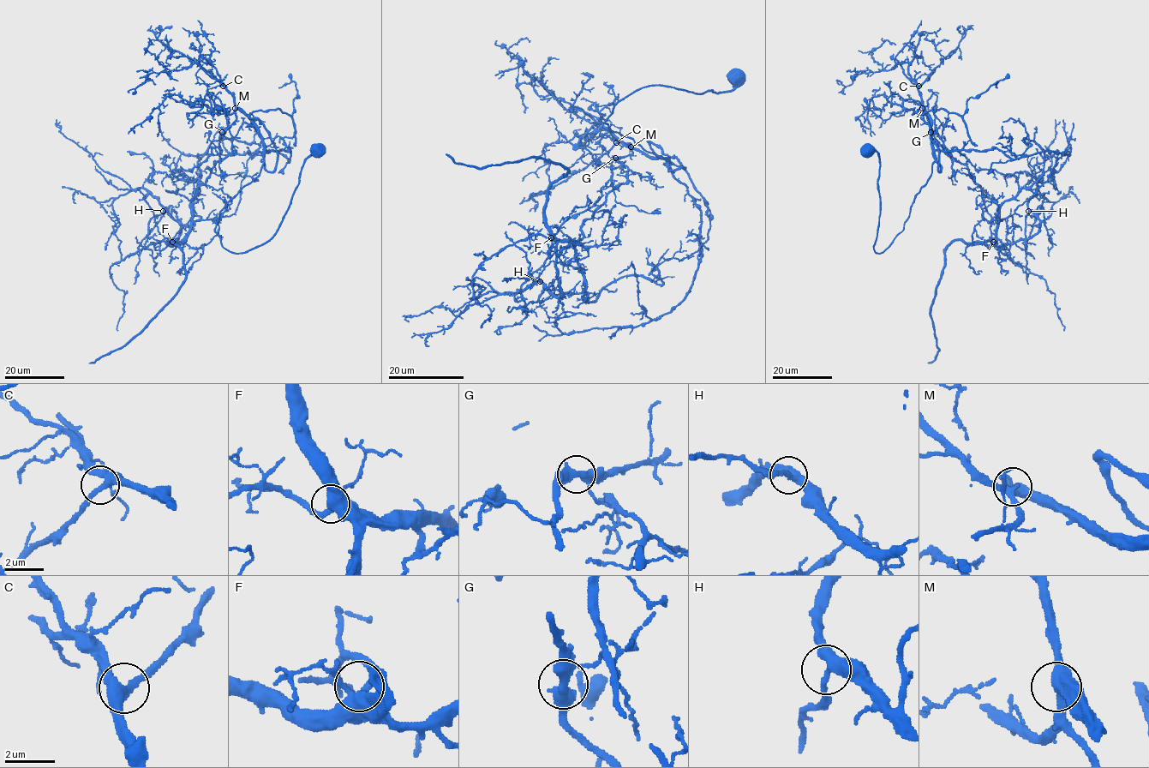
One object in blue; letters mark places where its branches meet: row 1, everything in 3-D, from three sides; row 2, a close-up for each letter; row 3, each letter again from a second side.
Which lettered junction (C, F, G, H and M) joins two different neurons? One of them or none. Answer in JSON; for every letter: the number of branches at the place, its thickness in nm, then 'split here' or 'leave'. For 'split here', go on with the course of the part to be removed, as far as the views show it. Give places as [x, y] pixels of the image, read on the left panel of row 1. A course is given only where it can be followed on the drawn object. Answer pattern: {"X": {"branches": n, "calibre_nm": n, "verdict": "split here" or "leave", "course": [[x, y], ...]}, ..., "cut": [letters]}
{"C": {"branches": 3, "calibre_nm": 340, "verdict": "leave"}, "F": {"branches": 3, "calibre_nm": 360, "verdict": "leave"}, "G": {"branches": 3, "calibre_nm": 360, "verdict": "split here", "course": [[223, 132], [232, 152], [198, 188], [191, 229], [176, 246], [180, 224], [159, 201], [104, 172], [56, 119]]}, "H": {"branches": 3, "calibre_nm": 320, "verdict": "leave"}, "M": {"branches": 3, "calibre_nm": 420, "verdict": "leave"}, "cut": ["G"]}

